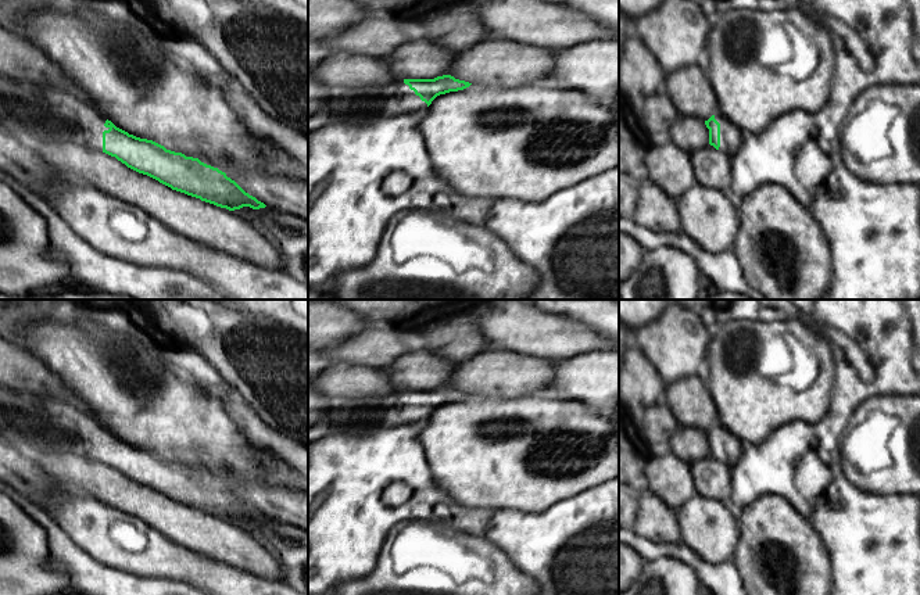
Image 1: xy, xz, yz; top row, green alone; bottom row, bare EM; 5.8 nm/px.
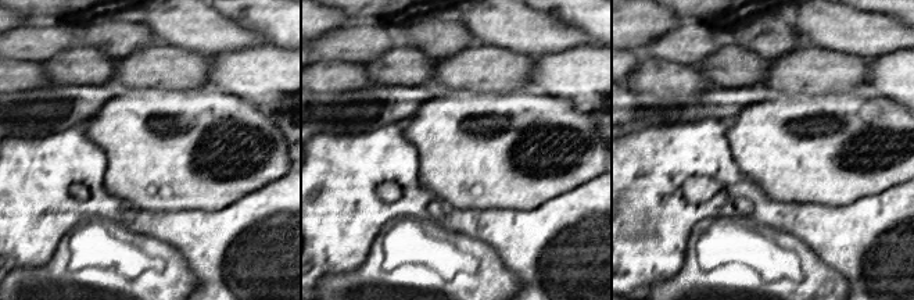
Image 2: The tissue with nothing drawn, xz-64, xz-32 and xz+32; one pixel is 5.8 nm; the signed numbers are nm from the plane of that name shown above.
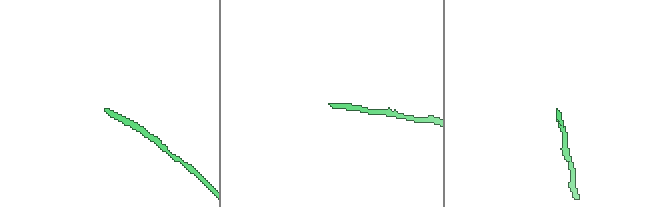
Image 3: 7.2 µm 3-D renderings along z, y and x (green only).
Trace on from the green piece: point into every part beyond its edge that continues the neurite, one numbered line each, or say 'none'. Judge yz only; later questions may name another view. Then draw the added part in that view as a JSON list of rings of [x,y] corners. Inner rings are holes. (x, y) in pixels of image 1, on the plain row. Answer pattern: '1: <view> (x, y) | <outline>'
1: yz (730, 447) | [[[719,422],[715,424],[715,430],[720,434],[719,462],[733,467],[741,456],[742,442],[729,430],[726,430]]]

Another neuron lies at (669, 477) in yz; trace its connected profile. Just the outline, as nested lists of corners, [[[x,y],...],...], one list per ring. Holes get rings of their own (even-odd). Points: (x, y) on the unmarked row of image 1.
[[[666,448],[654,451],[647,460],[644,485],[674,512],[697,494],[690,465]]]

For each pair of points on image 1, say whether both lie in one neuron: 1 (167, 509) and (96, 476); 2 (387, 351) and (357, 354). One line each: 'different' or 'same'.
1: same
2: same

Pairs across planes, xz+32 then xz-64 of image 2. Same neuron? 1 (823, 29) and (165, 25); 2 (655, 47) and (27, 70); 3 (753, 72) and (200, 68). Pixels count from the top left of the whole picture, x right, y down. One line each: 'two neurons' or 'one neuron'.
1: one neuron
2: two neurons
3: two neurons

